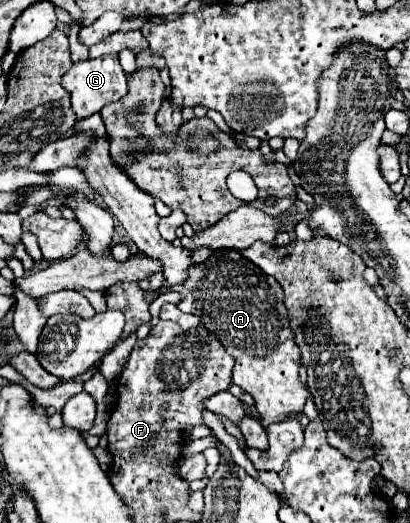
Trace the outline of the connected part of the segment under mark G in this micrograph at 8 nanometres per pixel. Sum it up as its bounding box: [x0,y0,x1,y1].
[63,56,127,118]

